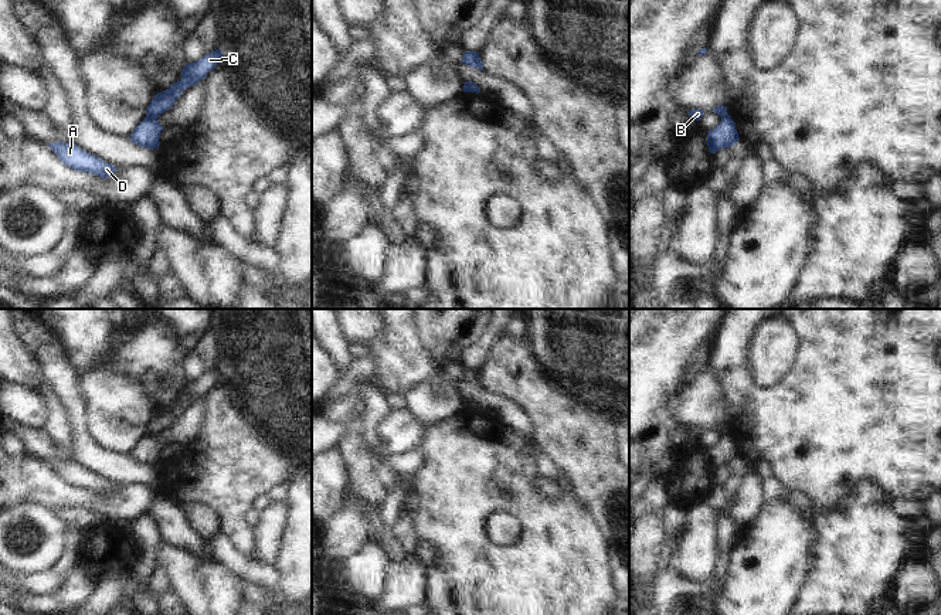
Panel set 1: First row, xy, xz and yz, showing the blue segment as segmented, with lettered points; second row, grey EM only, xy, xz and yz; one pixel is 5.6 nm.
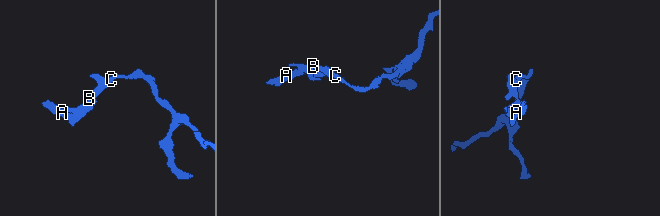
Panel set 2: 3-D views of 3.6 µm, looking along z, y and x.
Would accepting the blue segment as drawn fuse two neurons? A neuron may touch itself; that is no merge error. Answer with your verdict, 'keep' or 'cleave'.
cleave

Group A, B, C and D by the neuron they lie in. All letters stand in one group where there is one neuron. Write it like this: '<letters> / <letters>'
A D / B C

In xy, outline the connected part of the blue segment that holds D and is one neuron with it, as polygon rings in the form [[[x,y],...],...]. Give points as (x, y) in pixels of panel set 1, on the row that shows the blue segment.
[[[55,142],[48,146],[65,166],[77,171],[91,173],[102,179],[108,179],[118,169],[116,166],[112,166],[82,150],[75,143]]]

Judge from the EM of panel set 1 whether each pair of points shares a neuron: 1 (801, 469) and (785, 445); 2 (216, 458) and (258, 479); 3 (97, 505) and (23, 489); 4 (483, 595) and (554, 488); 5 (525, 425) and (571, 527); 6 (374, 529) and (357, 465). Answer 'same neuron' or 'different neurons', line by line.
1: same neuron
2: same neuron
3: same neuron
4: same neuron
5: different neurons
6: same neuron

